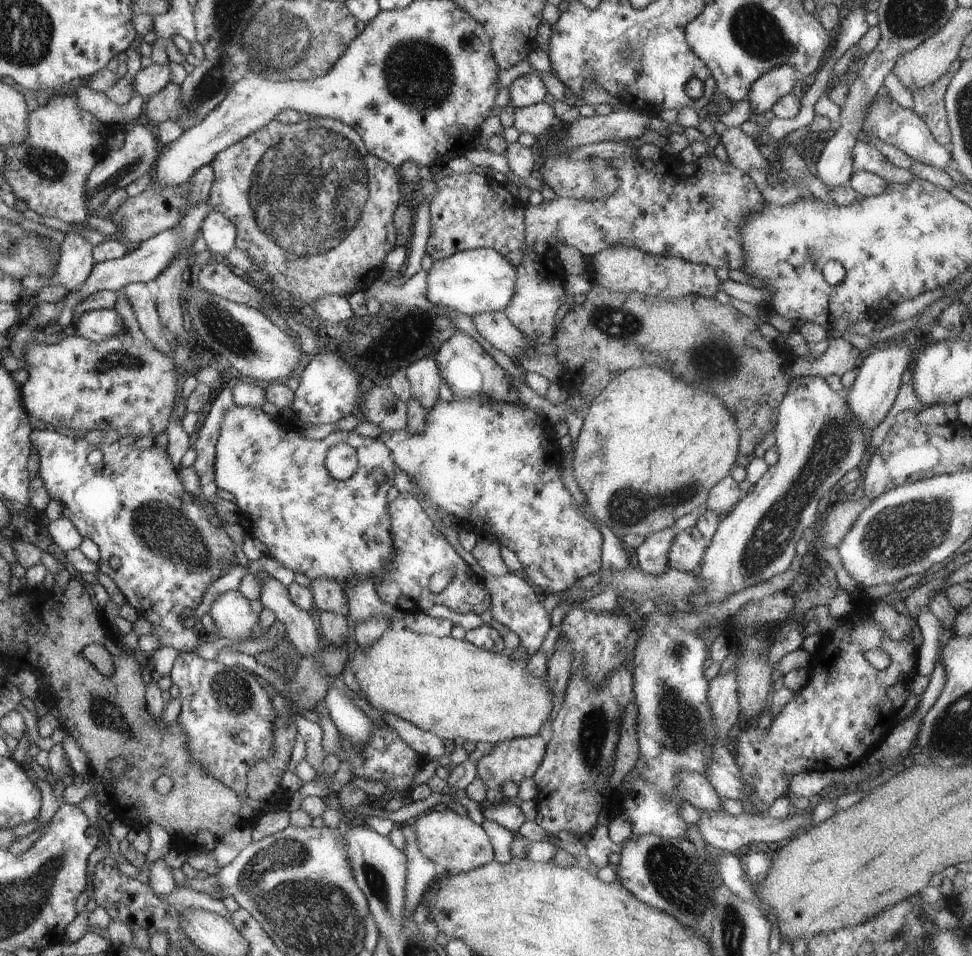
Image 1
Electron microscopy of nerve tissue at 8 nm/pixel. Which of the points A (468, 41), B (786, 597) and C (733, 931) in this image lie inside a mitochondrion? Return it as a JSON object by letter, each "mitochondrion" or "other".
{"A":"mitochondrion","B":"other","C":"mitochondrion"}

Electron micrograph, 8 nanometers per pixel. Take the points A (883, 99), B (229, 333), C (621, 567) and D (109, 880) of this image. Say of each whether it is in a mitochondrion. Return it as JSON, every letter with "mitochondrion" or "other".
{"A":"other","B":"mitochondrion","C":"other","D":"other"}

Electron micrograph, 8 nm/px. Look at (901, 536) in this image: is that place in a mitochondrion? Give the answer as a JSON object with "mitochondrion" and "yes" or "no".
{"mitochondrion":"yes"}

